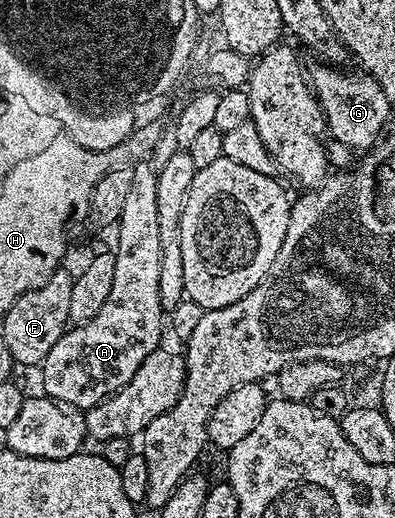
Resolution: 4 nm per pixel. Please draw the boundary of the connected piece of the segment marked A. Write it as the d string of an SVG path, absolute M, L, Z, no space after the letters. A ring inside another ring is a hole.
M136 163L132 165L131 186L125 203L123 214L119 214L115 231L117 231L117 248L113 252L115 258L115 279L111 286L111 294L107 302L103 302L99 314L91 318L91 322L70 327L51 346L47 358L39 366L41 372L40 391L58 404L66 405L74 410L88 410L112 396L131 378L135 378L135 370L143 366L147 354L162 347L161 315L163 309L159 298L159 270L163 262L163 242L159 242L159 210L157 208L157 169L152 163Z

